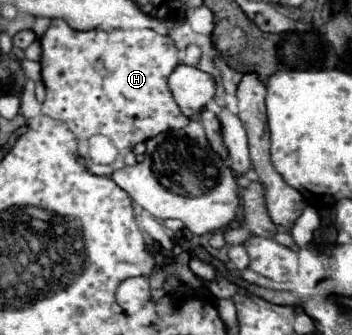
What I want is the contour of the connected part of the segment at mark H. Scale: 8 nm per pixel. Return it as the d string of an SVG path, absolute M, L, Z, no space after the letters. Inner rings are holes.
M54 19L48 31L40 39L42 43L42 81L46 85L46 101L42 103L42 113L62 121L70 133L76 137L78 147L92 135L102 133L114 141L120 151L120 159L112 169L122 165L122 157L132 151L136 144L145 142L164 131L174 131L186 127L190 121L184 117L172 99L166 85L168 75L178 65L178 49L172 39L158 35L152 29L112 29L112 31L76 31L64 23L64 19Z

